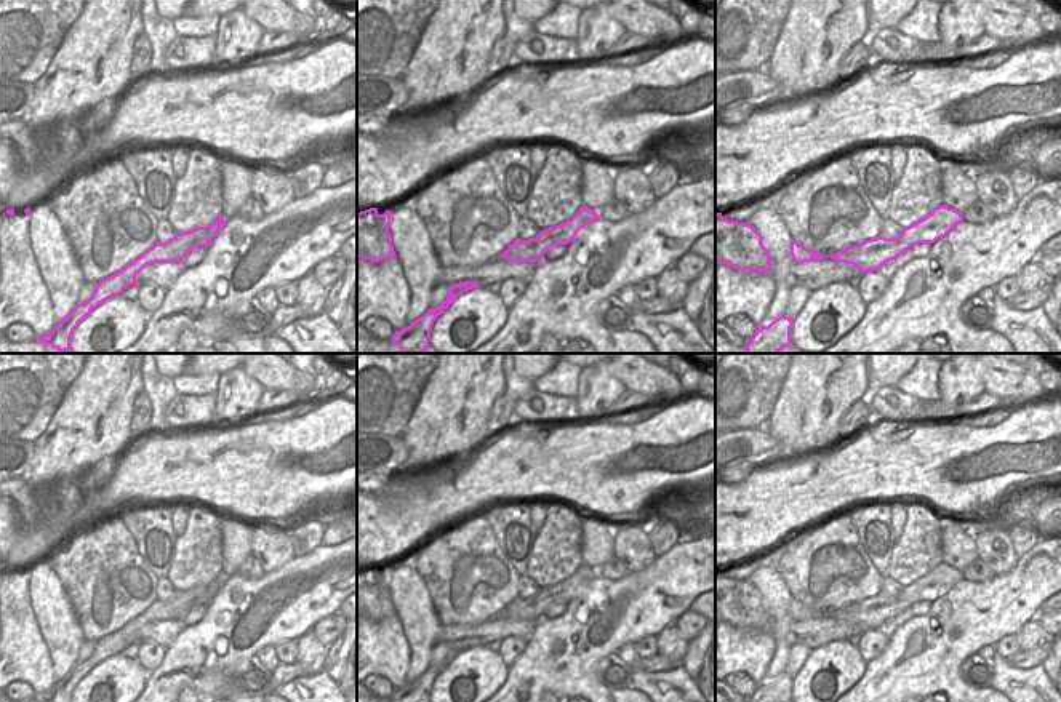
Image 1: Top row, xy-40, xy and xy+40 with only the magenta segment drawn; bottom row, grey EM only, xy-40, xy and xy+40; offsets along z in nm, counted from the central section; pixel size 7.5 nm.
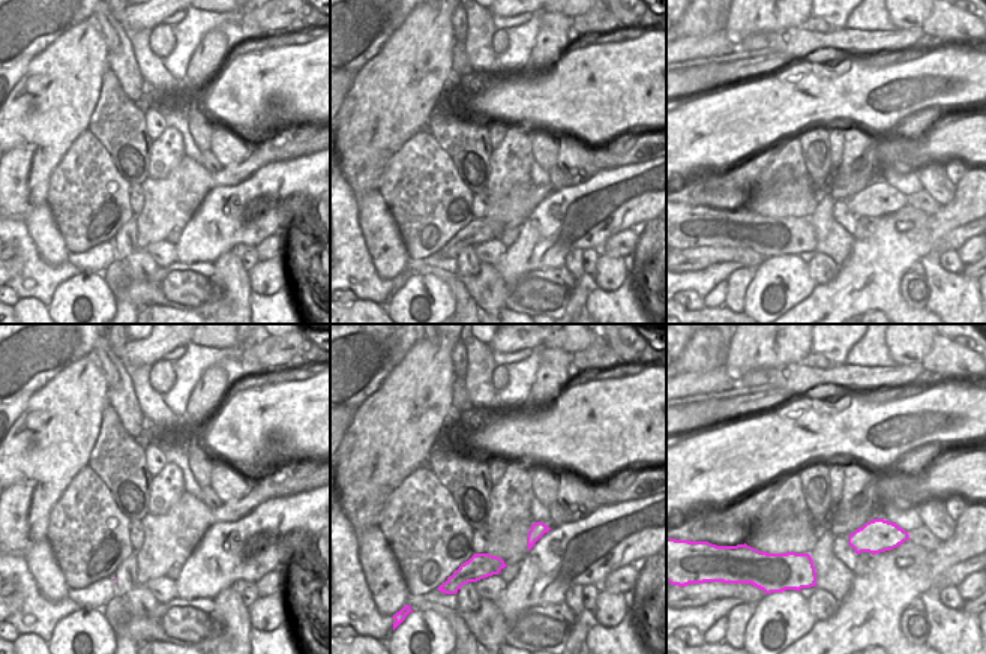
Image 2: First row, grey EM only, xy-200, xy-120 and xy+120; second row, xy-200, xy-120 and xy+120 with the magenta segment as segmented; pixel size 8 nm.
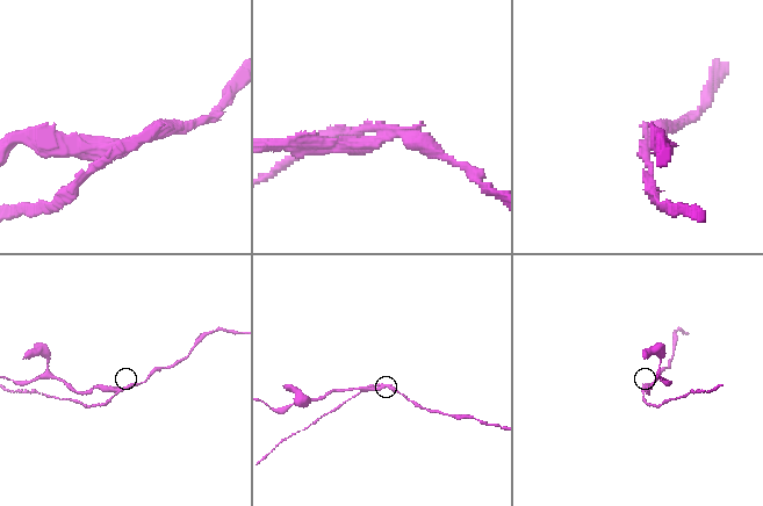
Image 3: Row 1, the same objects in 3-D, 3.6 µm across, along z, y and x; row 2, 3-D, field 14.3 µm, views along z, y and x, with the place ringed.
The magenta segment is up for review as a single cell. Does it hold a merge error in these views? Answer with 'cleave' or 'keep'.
cleave

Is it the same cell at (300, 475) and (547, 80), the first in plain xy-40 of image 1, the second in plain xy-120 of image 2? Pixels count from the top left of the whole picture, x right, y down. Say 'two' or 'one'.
one

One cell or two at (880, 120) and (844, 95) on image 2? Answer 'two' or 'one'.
one

